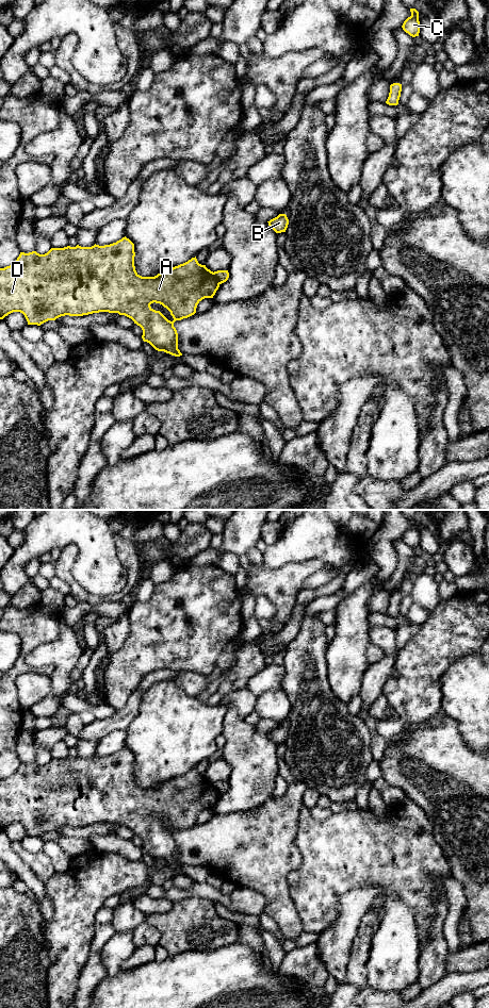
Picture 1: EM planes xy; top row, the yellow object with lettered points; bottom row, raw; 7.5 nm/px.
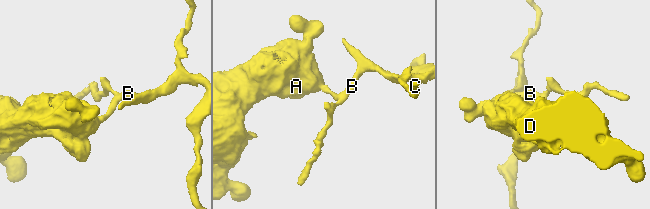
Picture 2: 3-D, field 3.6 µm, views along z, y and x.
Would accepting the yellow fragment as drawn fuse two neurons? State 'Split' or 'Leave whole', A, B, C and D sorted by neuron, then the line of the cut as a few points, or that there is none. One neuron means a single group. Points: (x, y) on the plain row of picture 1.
Split. Groups: A D / B C. Split along xy (212, 783), (219, 794)

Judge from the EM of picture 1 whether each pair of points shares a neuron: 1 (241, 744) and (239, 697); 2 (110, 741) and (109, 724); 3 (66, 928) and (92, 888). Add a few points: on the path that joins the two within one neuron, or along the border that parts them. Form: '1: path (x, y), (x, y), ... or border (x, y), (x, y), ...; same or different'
1: border (227, 705), (231, 705), (243, 719); different
2: border (125, 729), (114, 729), (98, 742); different
3: path (74, 919), (76, 904), (82, 897); same

